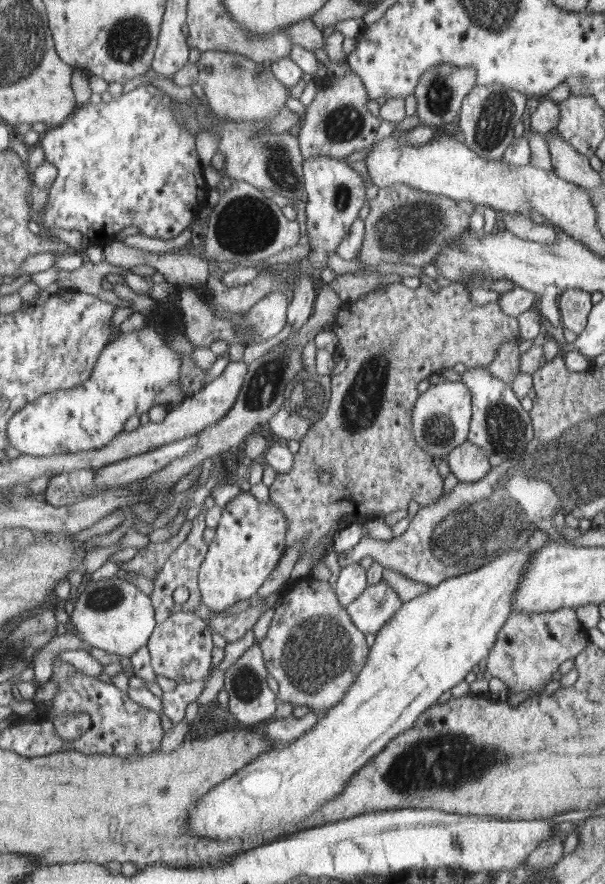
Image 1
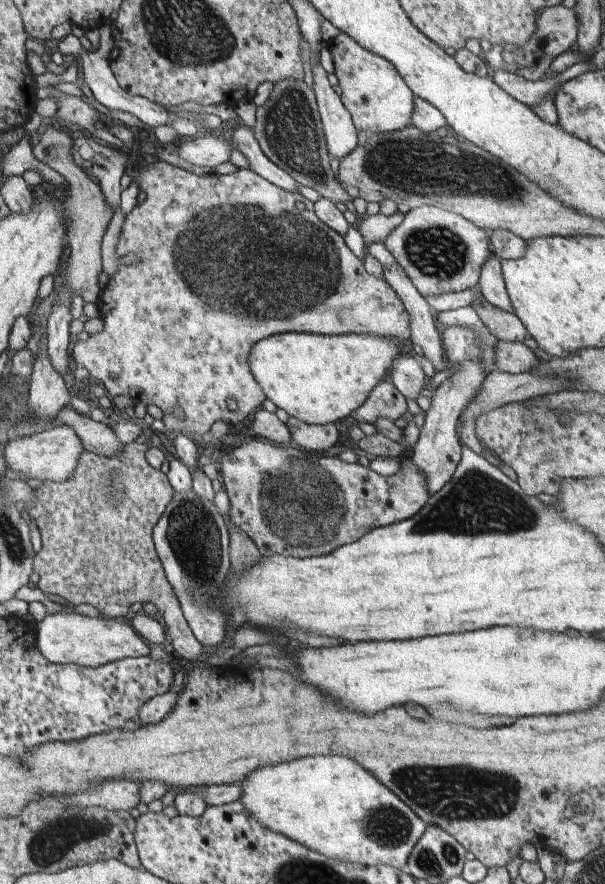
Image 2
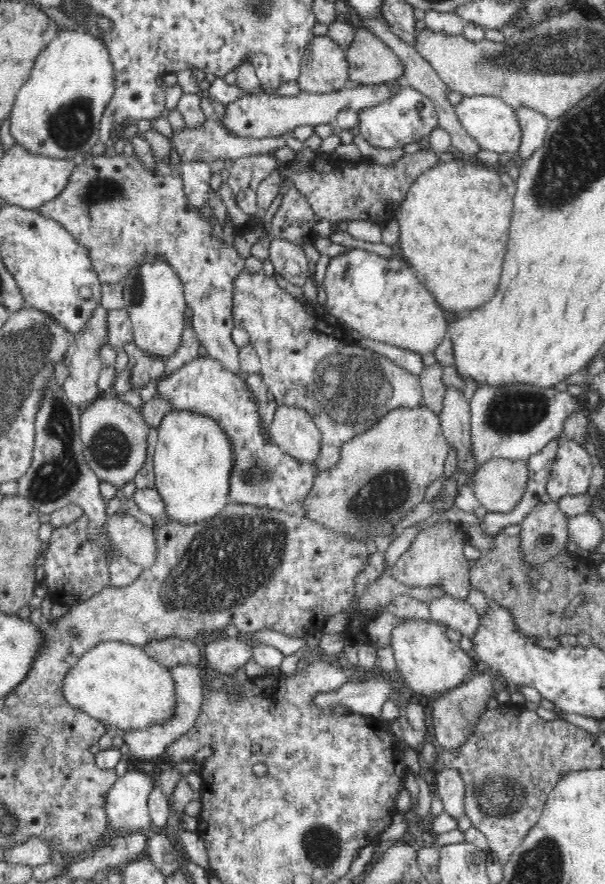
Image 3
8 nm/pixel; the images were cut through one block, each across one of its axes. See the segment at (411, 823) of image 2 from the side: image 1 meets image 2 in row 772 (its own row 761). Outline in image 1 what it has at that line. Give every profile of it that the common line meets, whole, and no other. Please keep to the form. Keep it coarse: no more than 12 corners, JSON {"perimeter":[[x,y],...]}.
{"perimeter":[[533,556],[406,601],[326,718],[238,769],[187,830],[307,822],[489,656]]}

